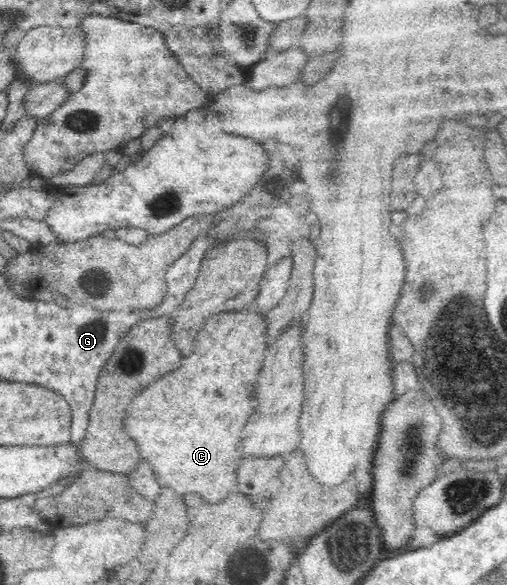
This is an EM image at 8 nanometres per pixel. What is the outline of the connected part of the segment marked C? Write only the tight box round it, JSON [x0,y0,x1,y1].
[125,313,265,503]

